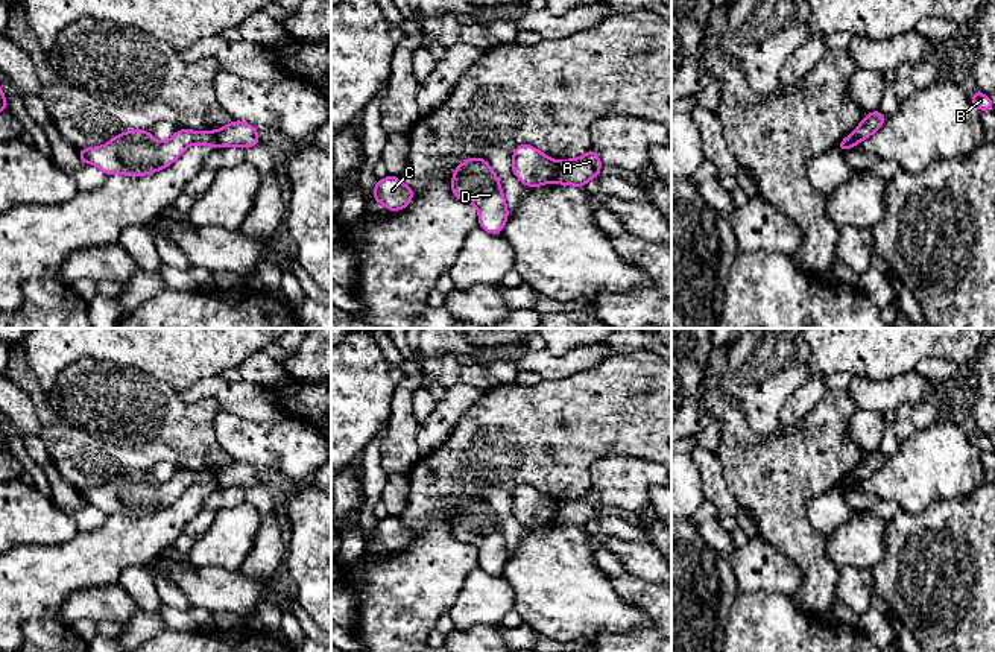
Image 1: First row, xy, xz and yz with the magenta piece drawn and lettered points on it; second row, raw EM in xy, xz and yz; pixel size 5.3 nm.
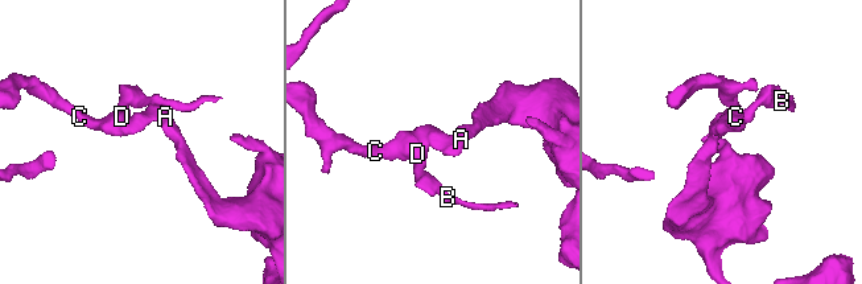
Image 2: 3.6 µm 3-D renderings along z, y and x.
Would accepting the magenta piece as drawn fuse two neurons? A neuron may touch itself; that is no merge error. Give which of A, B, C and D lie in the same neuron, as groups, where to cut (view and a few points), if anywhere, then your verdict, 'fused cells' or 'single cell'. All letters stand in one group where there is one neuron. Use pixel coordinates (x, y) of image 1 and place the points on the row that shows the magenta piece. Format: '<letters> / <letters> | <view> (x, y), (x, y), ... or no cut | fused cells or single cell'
A / B C D | xz (559, 163), (552, 180) | fused cells

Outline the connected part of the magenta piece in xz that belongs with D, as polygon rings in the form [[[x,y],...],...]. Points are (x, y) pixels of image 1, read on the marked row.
[[[482,157],[466,158],[451,178],[456,199],[472,204],[479,210],[479,228],[500,234],[509,217],[509,210],[497,173]]]

